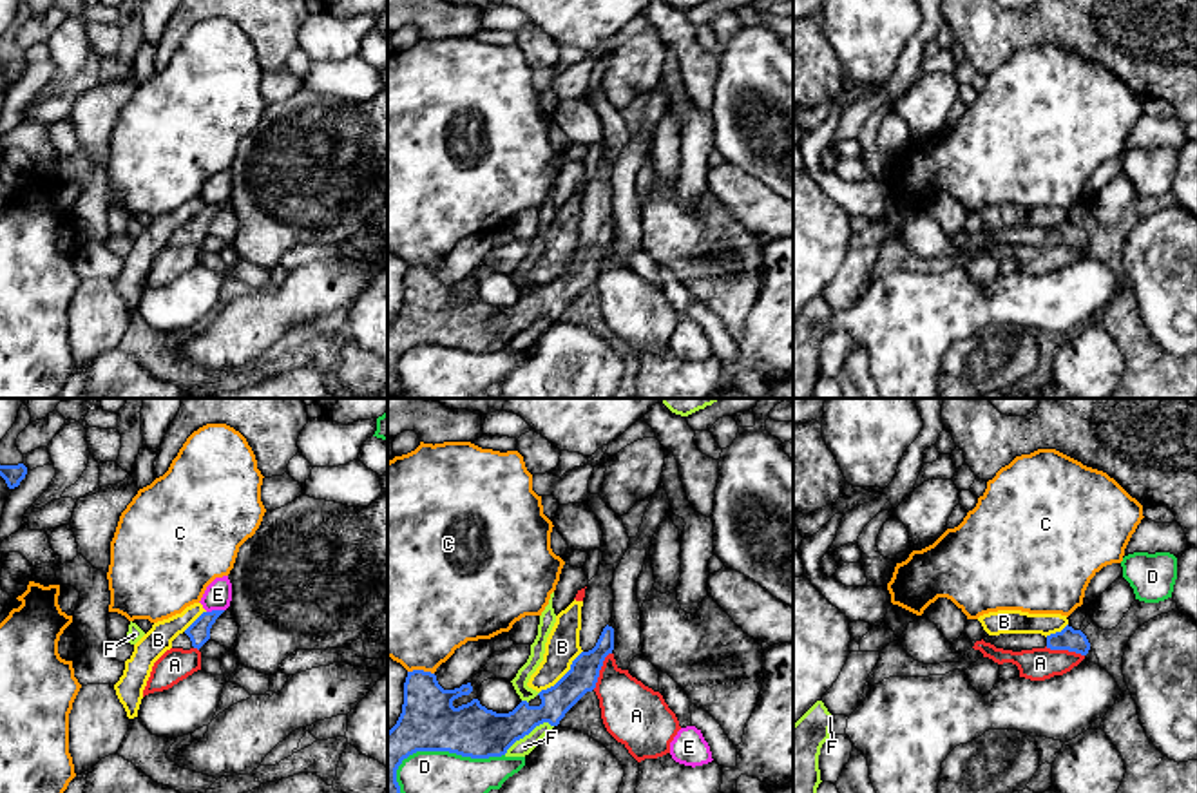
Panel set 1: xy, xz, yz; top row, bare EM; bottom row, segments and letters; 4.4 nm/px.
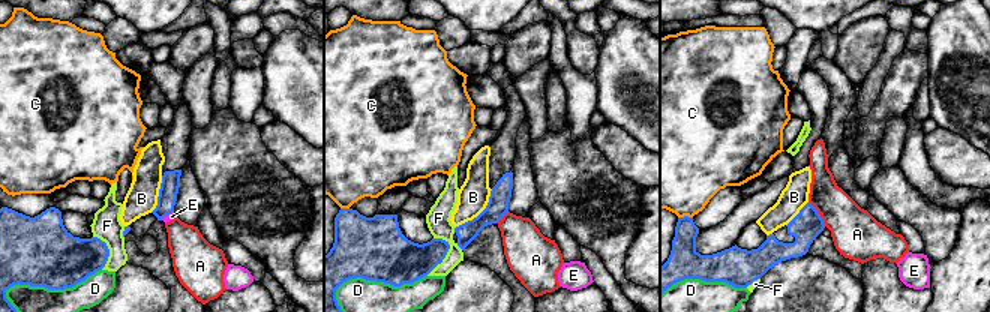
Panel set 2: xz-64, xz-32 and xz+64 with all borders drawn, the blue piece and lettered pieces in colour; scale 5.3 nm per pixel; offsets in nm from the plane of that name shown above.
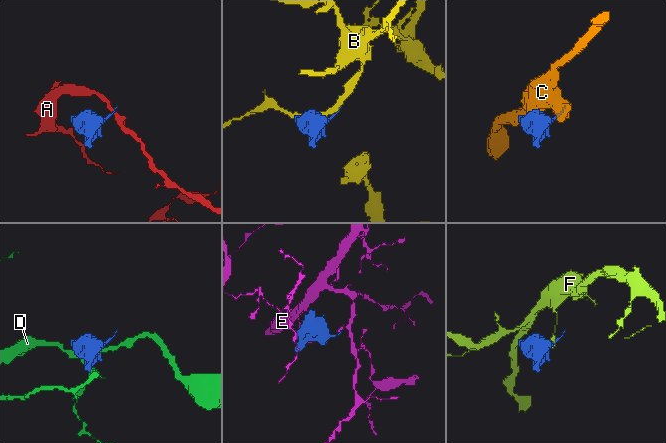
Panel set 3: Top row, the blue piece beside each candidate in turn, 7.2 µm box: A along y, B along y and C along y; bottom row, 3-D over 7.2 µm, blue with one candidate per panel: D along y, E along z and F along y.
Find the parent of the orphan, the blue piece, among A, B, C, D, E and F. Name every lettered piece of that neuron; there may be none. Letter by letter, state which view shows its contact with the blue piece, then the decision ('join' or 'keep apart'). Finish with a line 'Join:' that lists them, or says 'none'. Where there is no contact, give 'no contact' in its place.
A: contact in xz; keep apart
B: contact in xz; keep apart
C: contact in xz; keep apart
D: contact in xz; keep apart
E: contact in xy; keep apart
F: contact in xz; keep apart
Join: none

